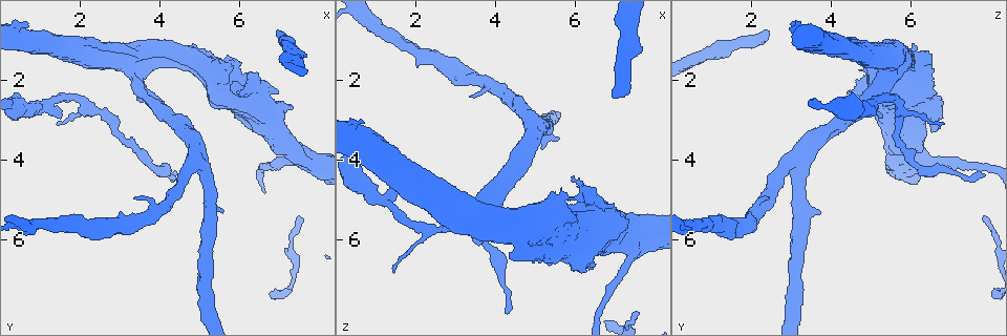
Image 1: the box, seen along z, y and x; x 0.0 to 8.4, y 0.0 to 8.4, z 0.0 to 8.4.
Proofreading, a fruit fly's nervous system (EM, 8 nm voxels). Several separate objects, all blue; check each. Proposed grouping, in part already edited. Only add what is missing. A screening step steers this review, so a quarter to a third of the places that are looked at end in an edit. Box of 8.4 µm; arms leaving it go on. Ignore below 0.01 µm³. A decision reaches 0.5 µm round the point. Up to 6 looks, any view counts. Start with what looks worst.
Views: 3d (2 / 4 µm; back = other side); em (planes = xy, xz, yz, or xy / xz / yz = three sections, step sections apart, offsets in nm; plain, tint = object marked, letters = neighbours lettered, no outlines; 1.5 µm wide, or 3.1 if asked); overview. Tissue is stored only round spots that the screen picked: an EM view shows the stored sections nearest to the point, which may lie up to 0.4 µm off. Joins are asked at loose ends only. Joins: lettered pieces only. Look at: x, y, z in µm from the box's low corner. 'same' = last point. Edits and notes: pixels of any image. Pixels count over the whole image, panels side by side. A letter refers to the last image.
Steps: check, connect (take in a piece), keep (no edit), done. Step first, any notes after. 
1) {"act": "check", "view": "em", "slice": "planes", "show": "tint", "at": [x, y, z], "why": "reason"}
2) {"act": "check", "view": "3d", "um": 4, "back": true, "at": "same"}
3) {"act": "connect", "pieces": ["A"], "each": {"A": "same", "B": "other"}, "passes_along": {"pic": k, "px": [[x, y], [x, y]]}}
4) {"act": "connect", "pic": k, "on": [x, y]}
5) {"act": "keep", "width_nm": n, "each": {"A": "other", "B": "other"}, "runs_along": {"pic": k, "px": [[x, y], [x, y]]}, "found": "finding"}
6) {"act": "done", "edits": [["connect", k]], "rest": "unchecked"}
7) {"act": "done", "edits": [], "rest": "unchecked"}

{"act": "check", "view": "em", "slice": "xy", "step": 8, "show": "tint", "at": [6.90, 0.70, 2.35], "why": "free end"}

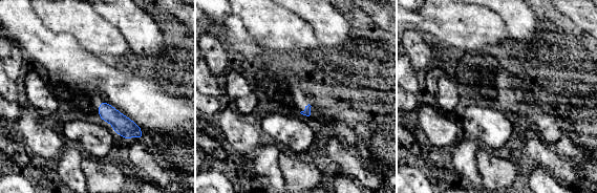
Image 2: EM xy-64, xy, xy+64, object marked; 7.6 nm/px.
{"act": "check", "view": "em", "slice": "xy", "step": 8, "show": "letters", "at": "same", "why": "see the neighbours"}

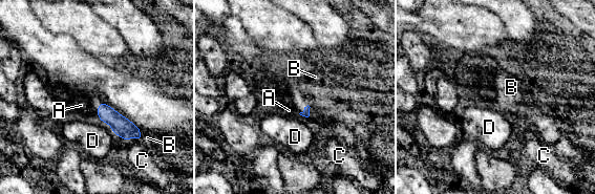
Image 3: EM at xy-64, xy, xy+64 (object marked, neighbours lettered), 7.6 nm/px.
{"act": "connect", "pieces": ["B"], "longest_contact_nm": ["C", 130], "each": {"A": "other", "B": "same", "C": "other", "D": "other"}, "found": "it goes on there"}

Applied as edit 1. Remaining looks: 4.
{"act": "check", "view": "overview", "why": "see it whole again"}

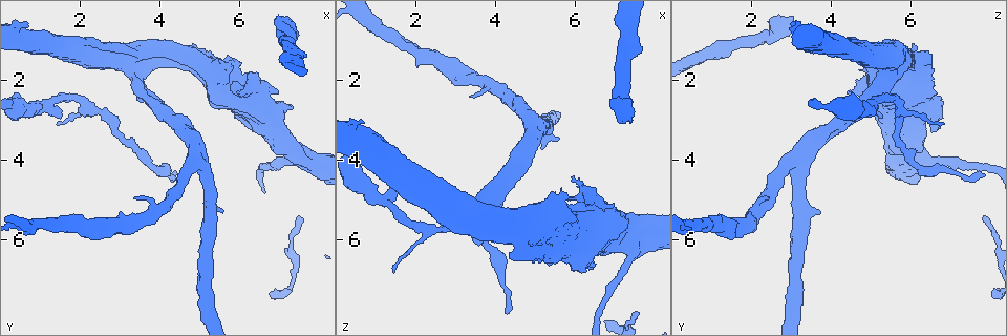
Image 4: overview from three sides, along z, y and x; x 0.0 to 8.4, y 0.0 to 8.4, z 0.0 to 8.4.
{"act": "check", "view": "3d", "um": 4, "at": [6.40, 3.30, 6.50], "why": "an open end"}

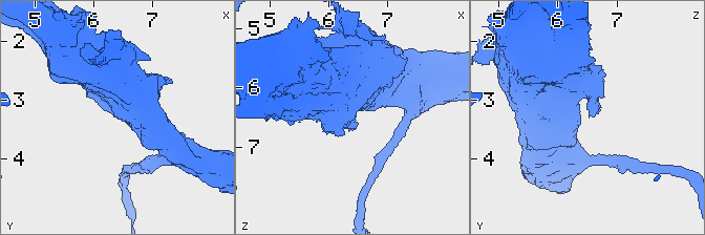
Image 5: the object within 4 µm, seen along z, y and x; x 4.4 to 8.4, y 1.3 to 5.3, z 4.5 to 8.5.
{"act": "check", "view": "em", "slice": "xy", "step": 8, "show": "tint", "at": [6.35, 3.30, 6.55], "why": "now the EM"}

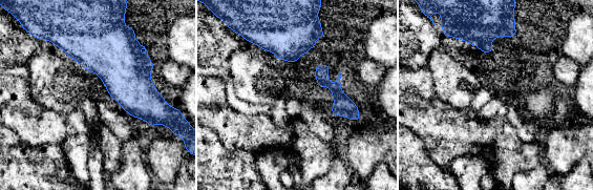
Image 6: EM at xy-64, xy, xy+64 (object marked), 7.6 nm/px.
{"act": "check", "view": "em", "slice": "yz", "step": 8, "show": "letters", "at": "same"}

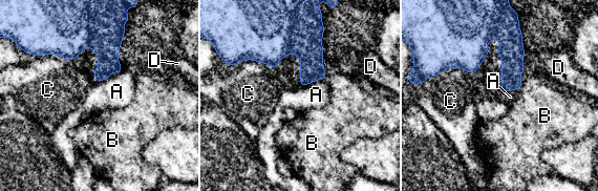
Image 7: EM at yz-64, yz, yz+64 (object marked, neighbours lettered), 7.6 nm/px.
{"act": "keep", "each": {"A": "other", "B": "other", "C": "other", "D": "other"}, "border": {"pic": 7, "px": [[326, 77], [301, 87]]}, "found": "none of them fits"}

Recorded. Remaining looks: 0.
{"act": "done", "edits": [["connect", 3]], "rest": "unchecked"}

